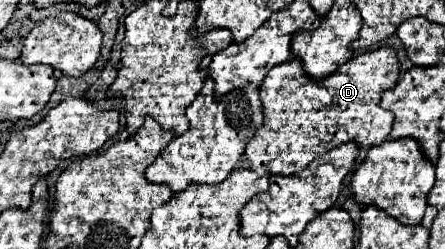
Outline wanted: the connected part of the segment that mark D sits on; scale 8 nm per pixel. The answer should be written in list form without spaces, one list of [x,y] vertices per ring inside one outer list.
[[[392,46],[362,52],[322,80],[308,76],[298,58],[274,66],[260,86],[264,124],[250,138],[244,152],[252,170],[288,176],[302,172],[316,156],[344,142],[354,140],[358,146],[382,144],[390,134],[394,114],[380,108],[378,102],[380,94],[398,82],[398,76],[400,62]]]

